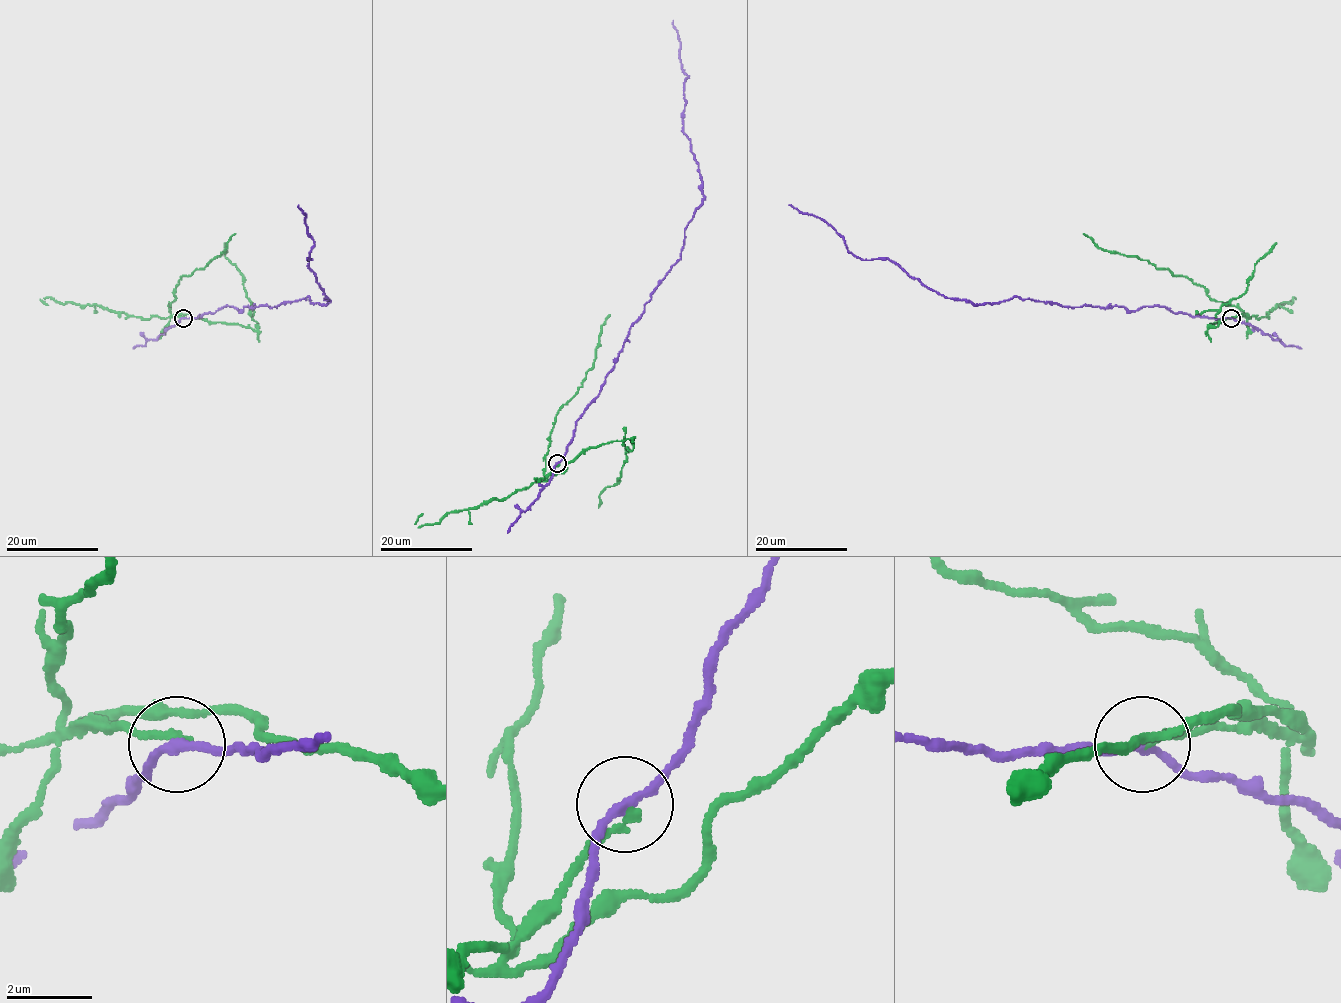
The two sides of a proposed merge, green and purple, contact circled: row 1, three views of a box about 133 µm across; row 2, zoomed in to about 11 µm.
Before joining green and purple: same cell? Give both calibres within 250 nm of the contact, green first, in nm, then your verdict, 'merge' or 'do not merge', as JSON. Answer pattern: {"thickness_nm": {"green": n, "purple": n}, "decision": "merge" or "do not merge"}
{"thickness_nm": {"green": 170, "purple": 200}, "decision": "do not merge"}

